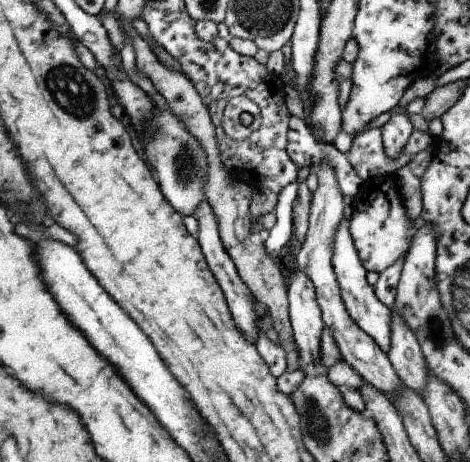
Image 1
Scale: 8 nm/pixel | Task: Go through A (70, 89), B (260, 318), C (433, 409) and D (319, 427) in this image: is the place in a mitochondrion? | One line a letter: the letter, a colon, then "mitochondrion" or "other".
A: mitochondrion
B: other
C: other
D: mitochondrion

